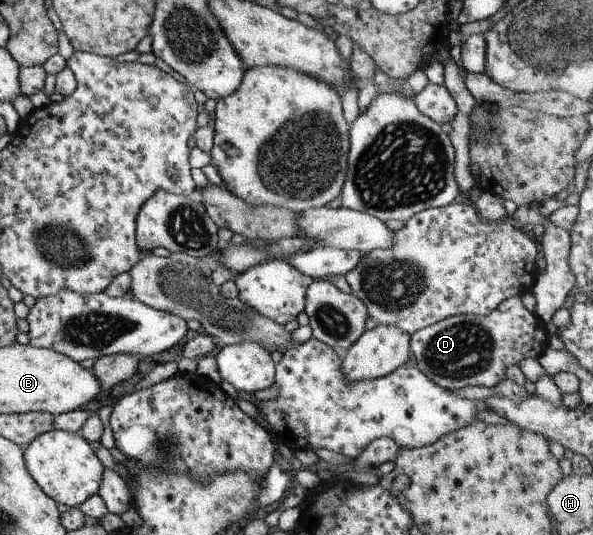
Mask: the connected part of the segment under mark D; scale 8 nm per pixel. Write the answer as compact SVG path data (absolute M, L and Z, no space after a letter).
M520 295L504 299L487 315L459 314L415 331L409 338L409 349L415 357L416 368L431 383L446 390L465 385L494 388L505 381L502 373L523 358L538 358L547 349L550 336L545 324L521 303Z

